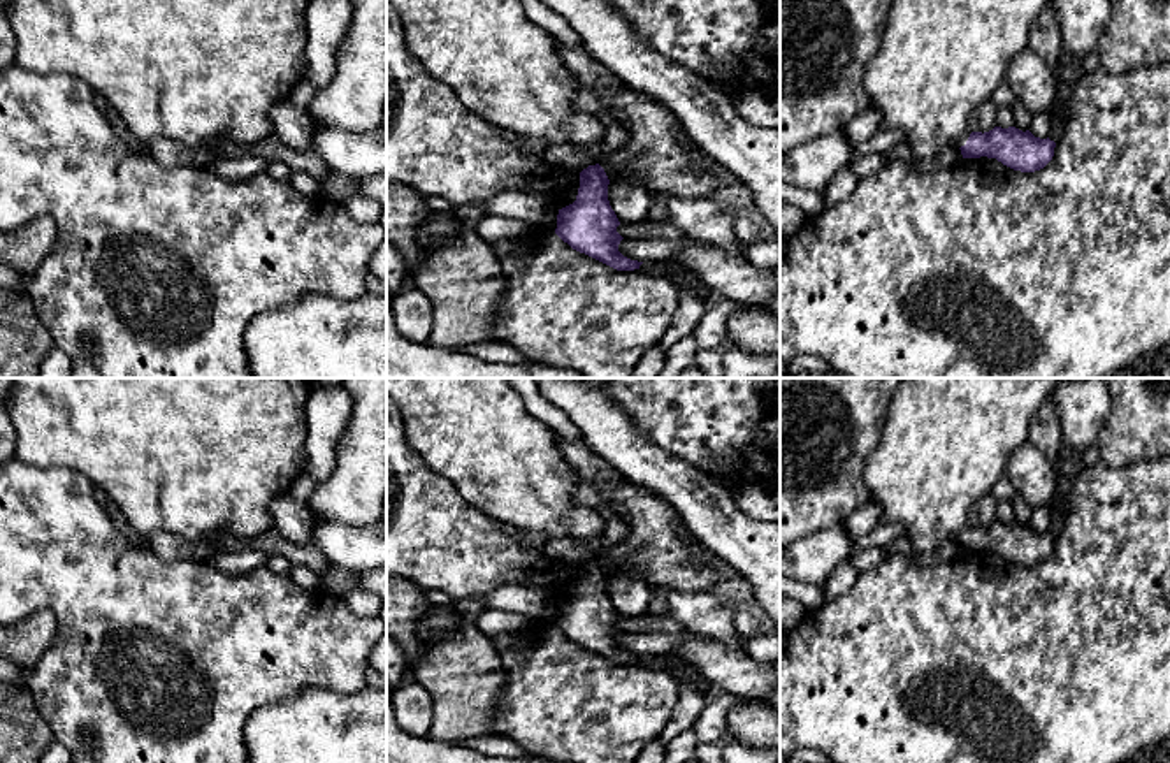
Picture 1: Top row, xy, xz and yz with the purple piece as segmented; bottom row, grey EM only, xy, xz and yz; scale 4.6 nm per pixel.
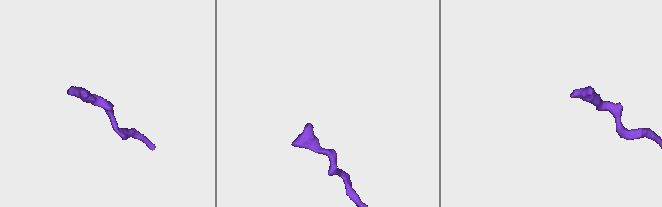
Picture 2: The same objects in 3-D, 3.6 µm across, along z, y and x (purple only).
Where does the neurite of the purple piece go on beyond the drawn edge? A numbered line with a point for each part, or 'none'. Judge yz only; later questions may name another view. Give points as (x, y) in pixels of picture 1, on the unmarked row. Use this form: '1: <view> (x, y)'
1: yz (946, 442)

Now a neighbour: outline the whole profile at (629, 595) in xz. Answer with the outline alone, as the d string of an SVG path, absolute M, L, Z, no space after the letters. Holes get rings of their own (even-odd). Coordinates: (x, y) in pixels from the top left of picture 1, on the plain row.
M610 575L608 594L620 617L638 619L648 610L652 587L636 577Z

